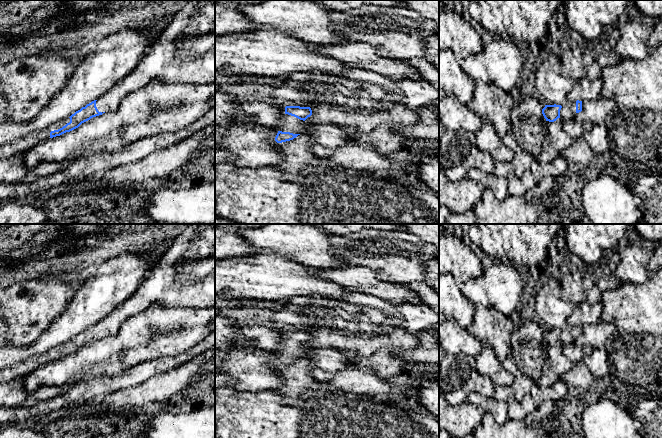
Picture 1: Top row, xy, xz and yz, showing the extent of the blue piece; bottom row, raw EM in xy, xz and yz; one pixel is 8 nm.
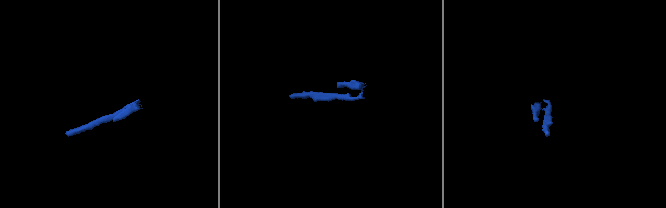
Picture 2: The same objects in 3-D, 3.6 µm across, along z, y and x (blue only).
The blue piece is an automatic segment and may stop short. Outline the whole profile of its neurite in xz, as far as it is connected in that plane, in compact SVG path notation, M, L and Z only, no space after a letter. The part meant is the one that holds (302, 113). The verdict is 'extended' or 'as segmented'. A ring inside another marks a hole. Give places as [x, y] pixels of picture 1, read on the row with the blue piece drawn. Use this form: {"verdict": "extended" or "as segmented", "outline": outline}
{"verdict": "as segmented", "outline": "M286 106L285 114L294 116L300 120L305 121L308 117L312 115L312 110L310 107Z"}

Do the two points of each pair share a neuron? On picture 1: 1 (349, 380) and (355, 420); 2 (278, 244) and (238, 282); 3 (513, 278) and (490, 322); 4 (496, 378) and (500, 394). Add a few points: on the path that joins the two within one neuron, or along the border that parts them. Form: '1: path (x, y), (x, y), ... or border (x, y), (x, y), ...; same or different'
1: border (328, 389), (341, 389), (357, 394), (374, 395); different
2: border (258, 248), (270, 250), (293, 260); different
3: border (475, 307), (491, 306), (509, 318); different
4: border (495, 385), (510, 386); different

